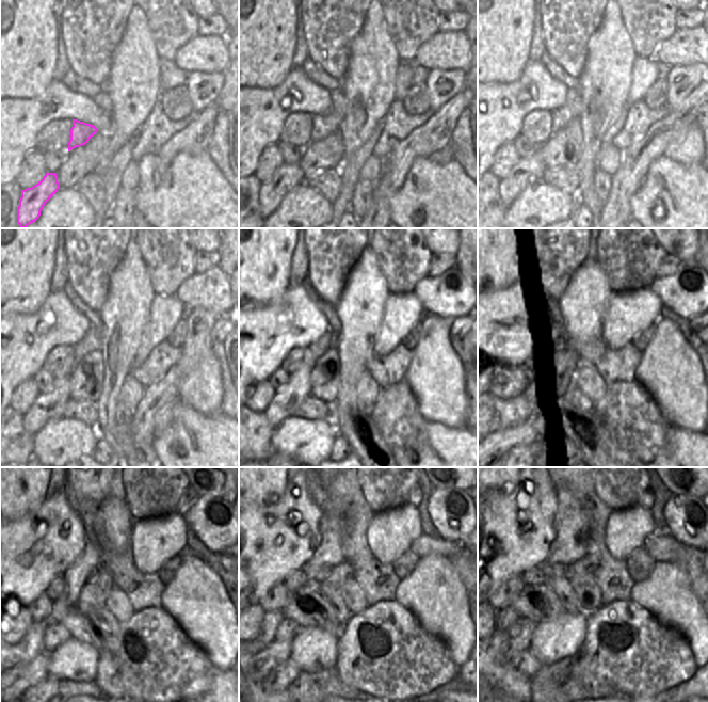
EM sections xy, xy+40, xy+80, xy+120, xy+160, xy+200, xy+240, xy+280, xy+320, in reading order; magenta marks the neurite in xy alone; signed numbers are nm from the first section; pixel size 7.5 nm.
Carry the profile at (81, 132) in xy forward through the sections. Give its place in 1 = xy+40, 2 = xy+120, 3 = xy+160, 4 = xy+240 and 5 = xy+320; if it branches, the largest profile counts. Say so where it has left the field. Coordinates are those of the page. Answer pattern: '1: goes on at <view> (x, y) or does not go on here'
1: goes on at xy+40 (322, 126)
2: goes on at xy+120 (87, 345)
3: goes on at xy+160 (288, 398)
4: goes on at xy+240 (89, 561)
5: goes on at xy+320 (573, 521)

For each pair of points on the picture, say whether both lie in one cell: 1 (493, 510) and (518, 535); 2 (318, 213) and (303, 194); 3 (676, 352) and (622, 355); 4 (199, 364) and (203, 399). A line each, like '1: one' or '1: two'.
1: one
2: one
3: two
4: one

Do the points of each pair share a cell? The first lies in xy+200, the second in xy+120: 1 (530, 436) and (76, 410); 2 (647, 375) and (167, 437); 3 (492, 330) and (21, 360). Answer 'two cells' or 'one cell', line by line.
1: two cells
2: two cells
3: one cell

